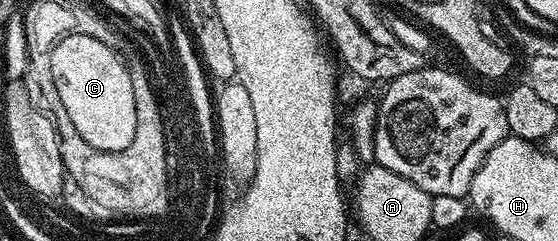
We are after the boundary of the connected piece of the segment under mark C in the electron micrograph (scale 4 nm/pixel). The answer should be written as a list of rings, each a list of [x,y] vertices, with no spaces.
[[[84,34],[63,36],[52,50],[52,79],[56,82],[56,91],[60,93],[60,102],[64,102],[64,110],[68,110],[68,118],[72,118],[72,126],[80,130],[80,138],[84,138],[84,142],[96,146],[96,150],[109,152],[124,150],[128,142],[132,142],[136,134],[136,98],[132,98],[132,78],[126,63],[104,46],[104,42]]]

